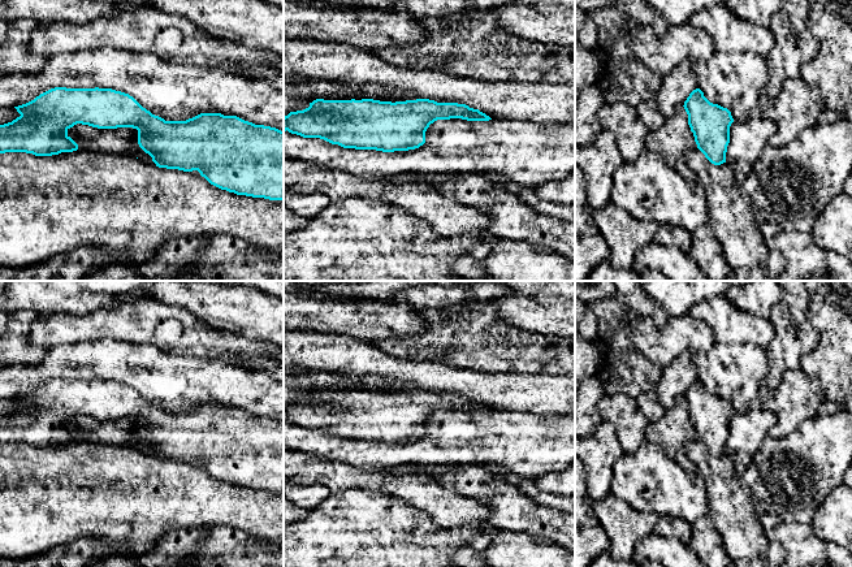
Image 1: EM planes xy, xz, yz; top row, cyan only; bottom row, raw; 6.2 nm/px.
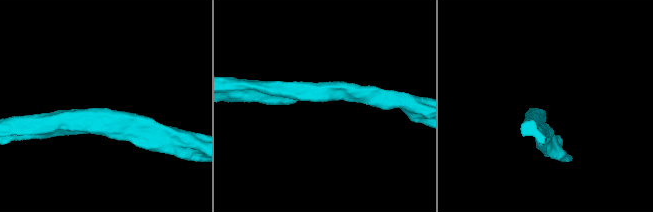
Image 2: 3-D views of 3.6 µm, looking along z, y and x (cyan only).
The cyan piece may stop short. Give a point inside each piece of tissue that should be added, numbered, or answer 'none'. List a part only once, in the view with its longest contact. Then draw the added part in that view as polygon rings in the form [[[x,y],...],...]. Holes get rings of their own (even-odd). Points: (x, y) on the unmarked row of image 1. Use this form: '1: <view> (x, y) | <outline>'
none

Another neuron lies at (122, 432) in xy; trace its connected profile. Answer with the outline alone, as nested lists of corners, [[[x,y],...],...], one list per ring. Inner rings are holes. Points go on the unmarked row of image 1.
[[[77,415],[68,420],[68,428],[78,436],[75,443],[133,447],[156,458],[152,449],[139,438],[137,420],[98,420]]]

